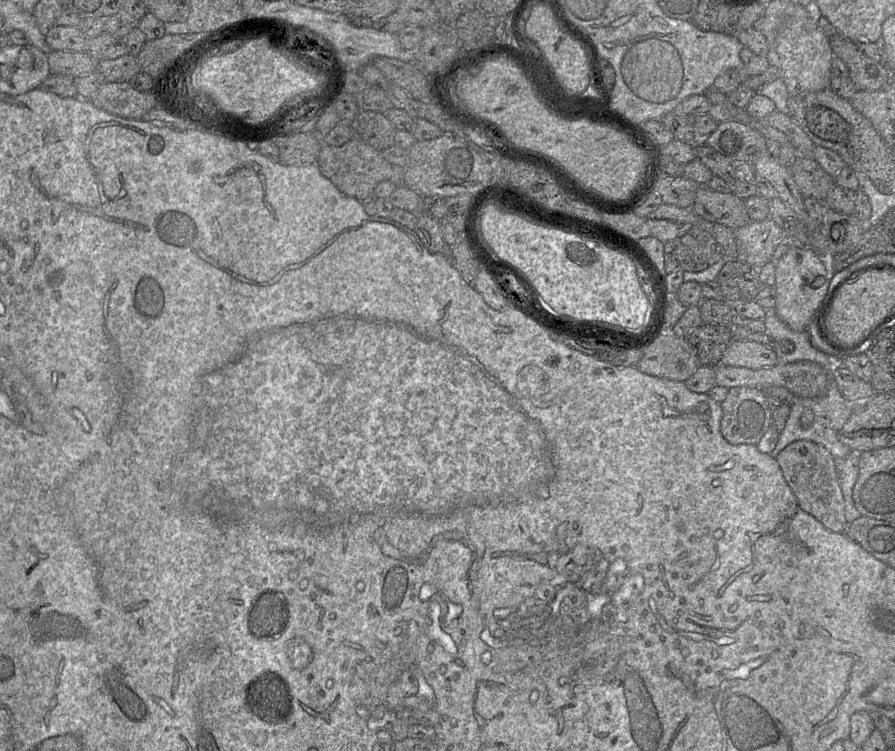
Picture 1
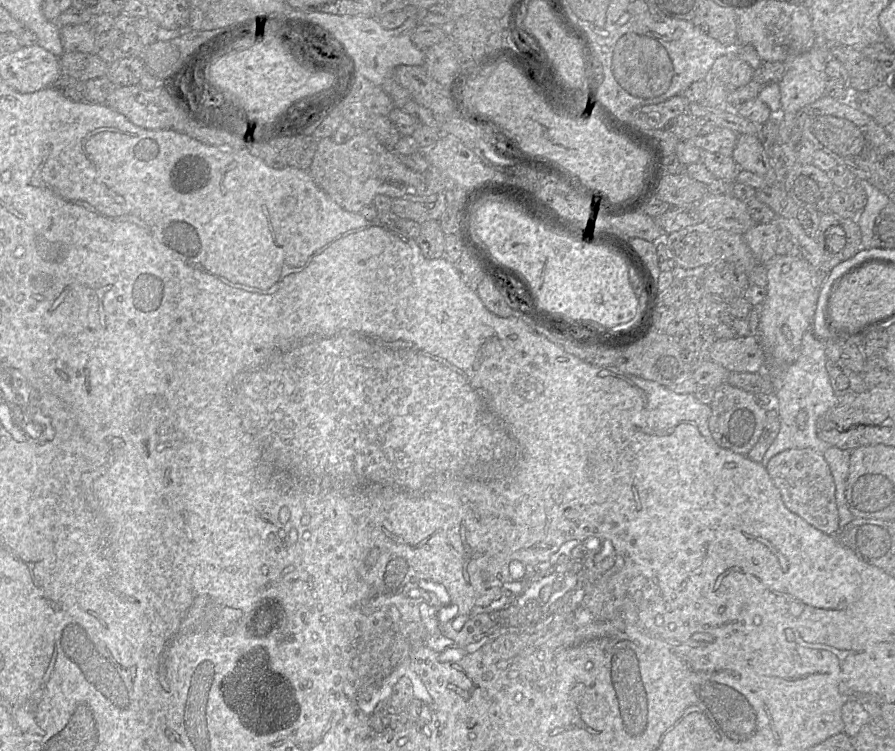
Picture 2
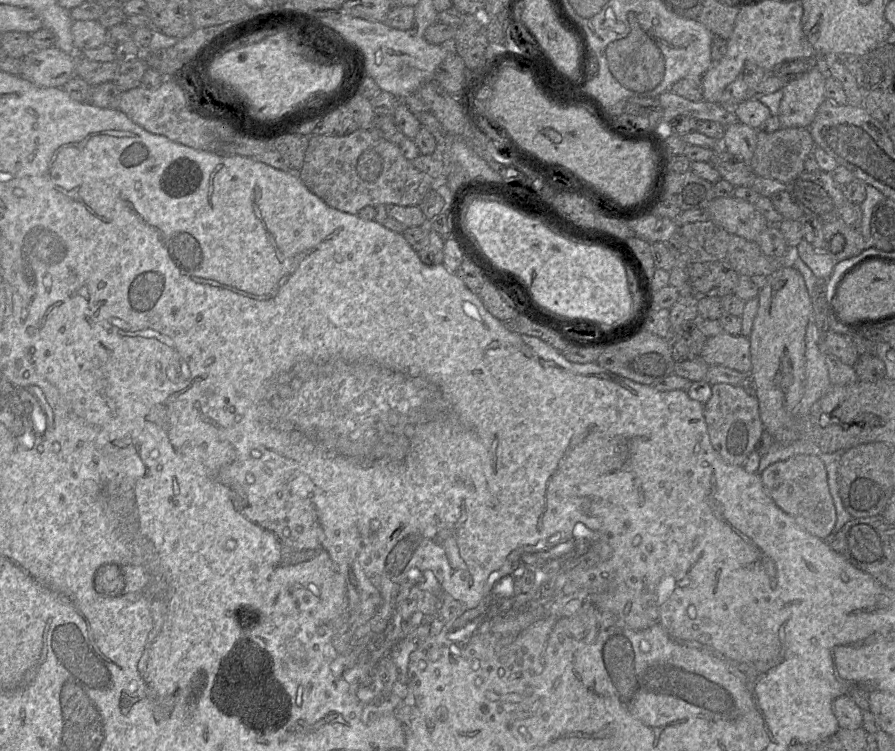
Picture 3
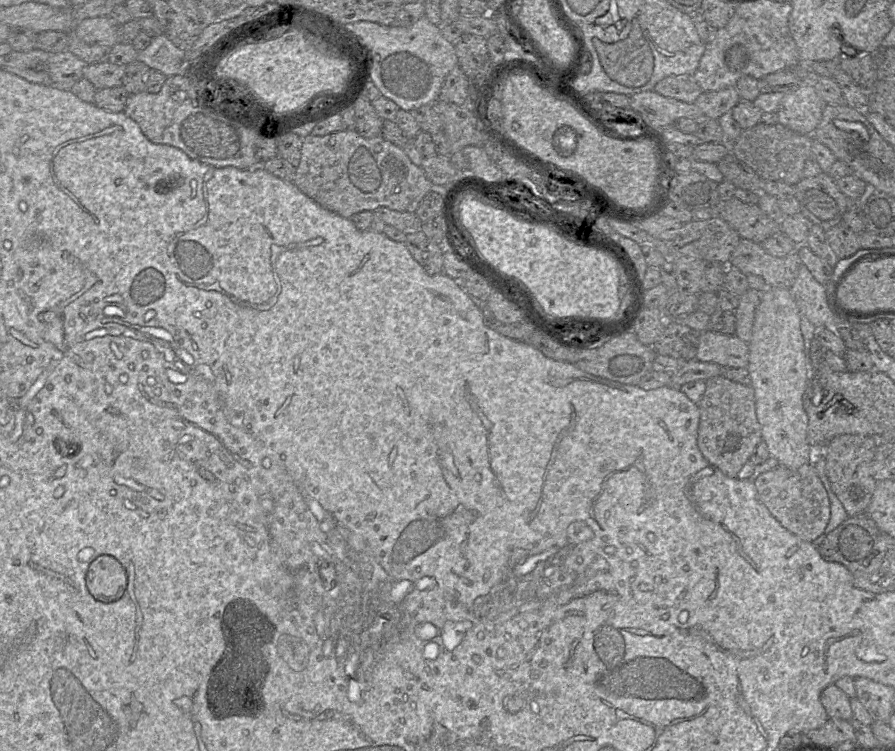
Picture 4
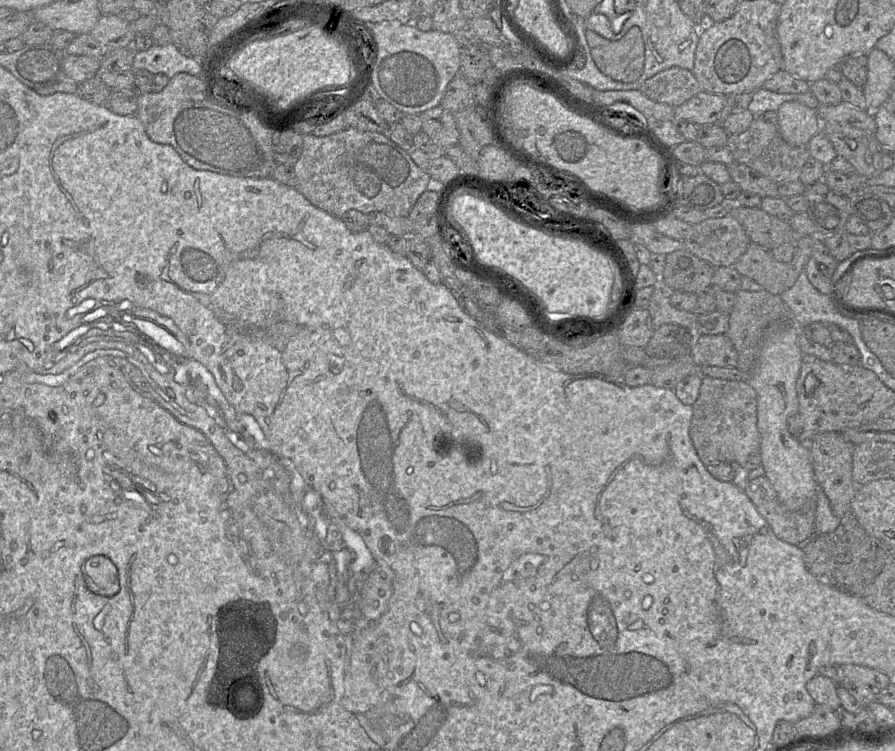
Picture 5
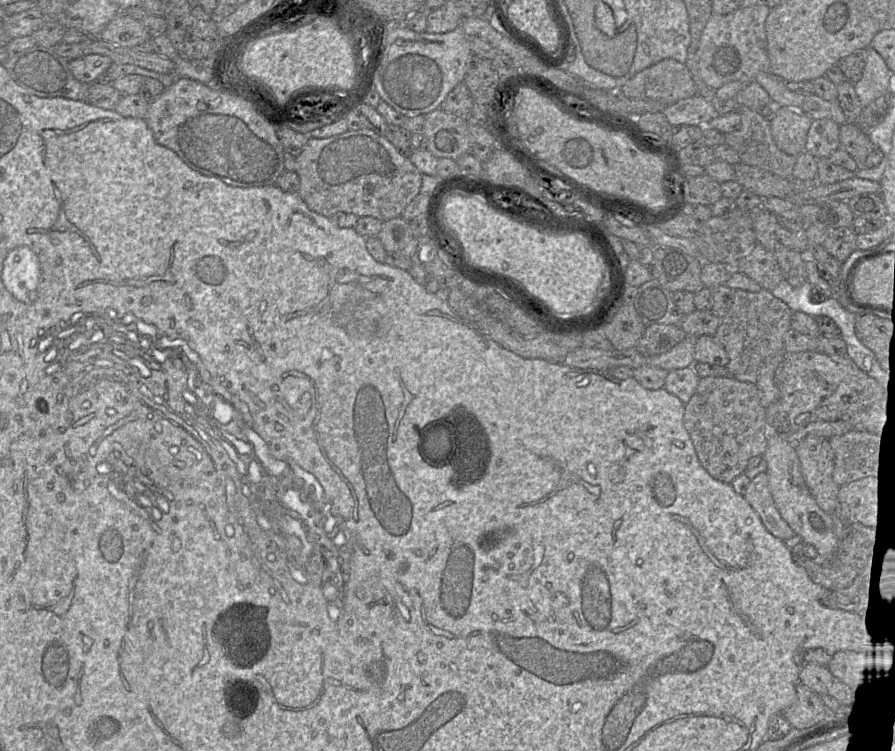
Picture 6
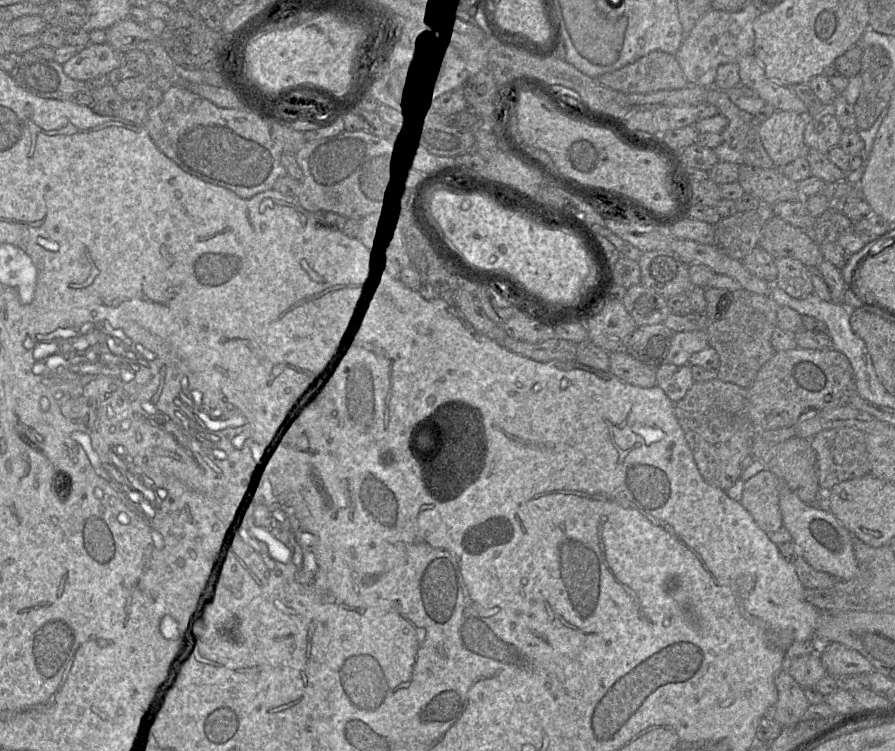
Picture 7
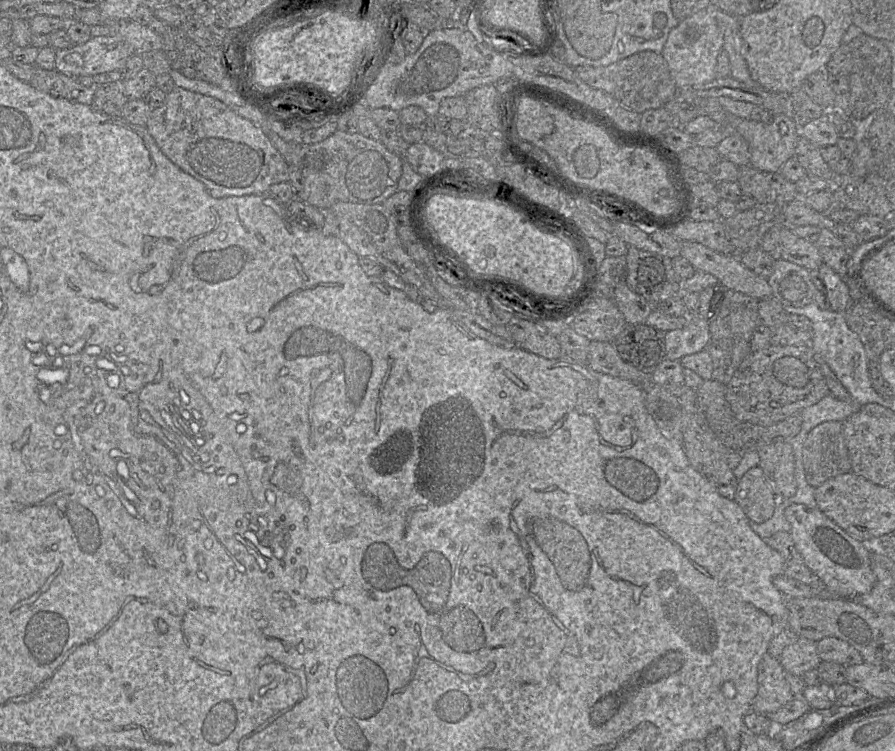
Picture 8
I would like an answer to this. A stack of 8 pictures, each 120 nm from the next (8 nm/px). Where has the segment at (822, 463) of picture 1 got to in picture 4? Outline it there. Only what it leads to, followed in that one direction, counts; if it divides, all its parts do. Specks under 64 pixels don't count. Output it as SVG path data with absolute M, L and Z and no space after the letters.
M810 463L796 470L778 465L754 480L758 500L789 532L812 542L821 536L830 519L830 501L815 468Z

